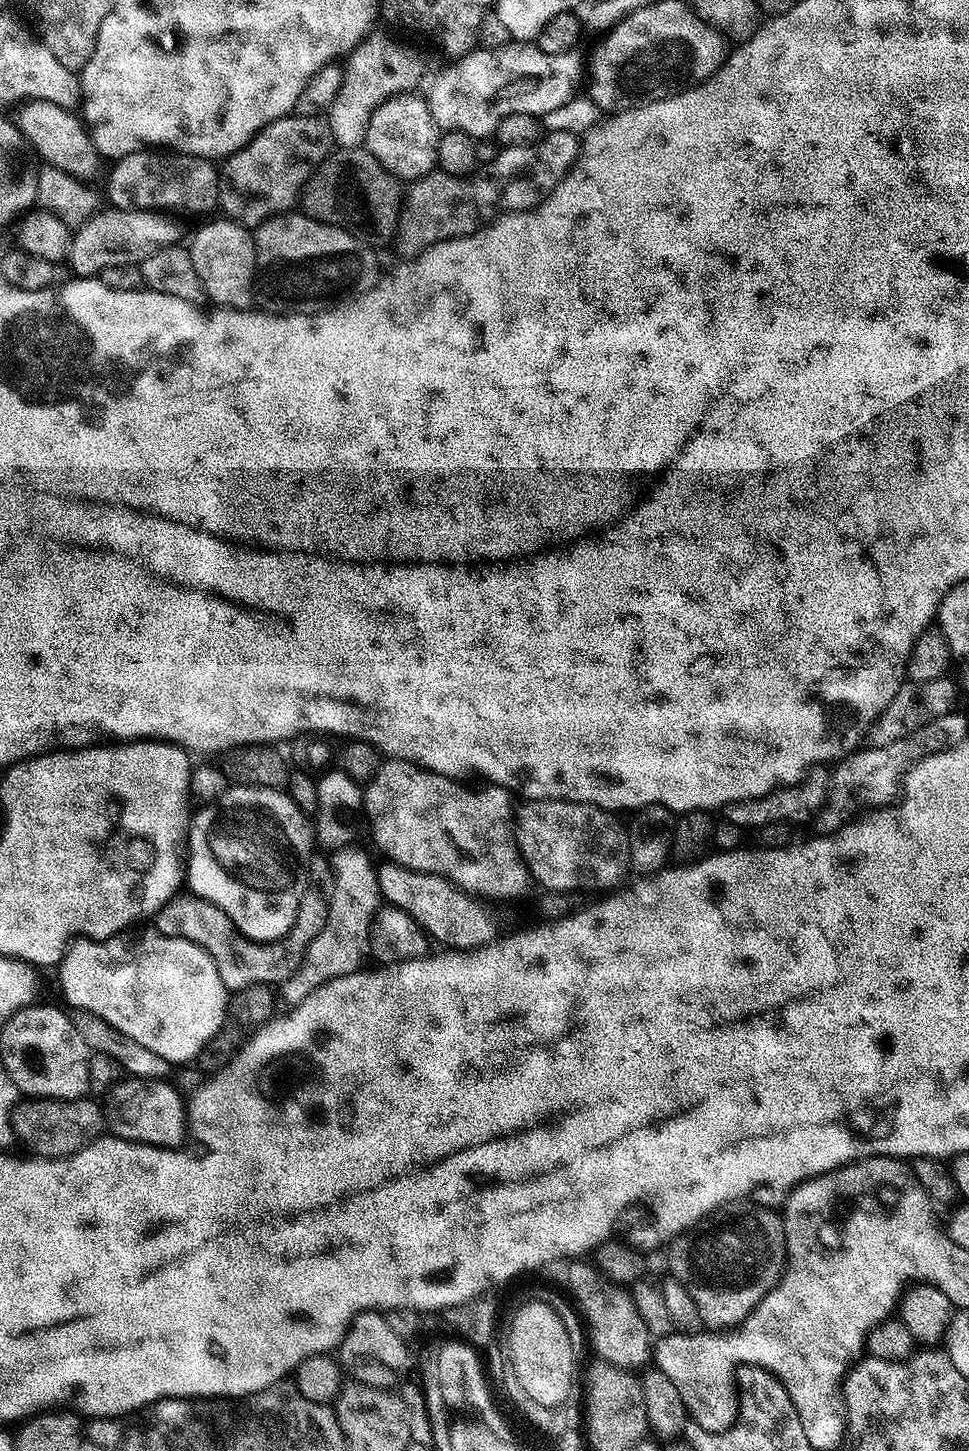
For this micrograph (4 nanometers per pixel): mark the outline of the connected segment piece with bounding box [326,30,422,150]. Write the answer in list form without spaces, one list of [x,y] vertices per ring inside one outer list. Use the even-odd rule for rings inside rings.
[[[379,30],[368,33],[362,43],[352,49],[343,69],[342,86],[326,114],[333,143],[342,150],[361,147],[373,110],[391,96],[403,95],[417,89],[414,87],[422,76],[419,60],[402,45],[388,40]]]

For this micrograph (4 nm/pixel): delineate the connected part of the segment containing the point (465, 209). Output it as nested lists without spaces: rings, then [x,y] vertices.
[[[433,170],[407,185],[400,215],[398,245],[405,252],[405,257],[415,258],[444,240],[457,240],[477,231],[476,216],[478,209],[472,200],[469,185],[459,176]]]

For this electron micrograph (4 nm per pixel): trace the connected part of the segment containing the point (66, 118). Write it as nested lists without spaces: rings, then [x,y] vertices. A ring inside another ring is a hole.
[[[29,99],[20,109],[22,109],[20,120],[18,119],[20,132],[28,141],[31,151],[45,165],[66,170],[66,174],[76,176],[85,182],[93,179],[91,176],[99,170],[102,160],[92,144],[91,135],[86,131],[83,119],[75,111],[55,105],[53,102],[34,99]]]

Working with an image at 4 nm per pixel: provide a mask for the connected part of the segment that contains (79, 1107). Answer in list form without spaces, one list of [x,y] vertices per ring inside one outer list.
[[[28,1098],[17,1103],[12,1110],[12,1134],[29,1148],[31,1155],[46,1160],[61,1160],[63,1156],[73,1156],[85,1148],[91,1140],[96,1140],[105,1131],[106,1112],[92,1098],[78,1100],[50,1100]]]

